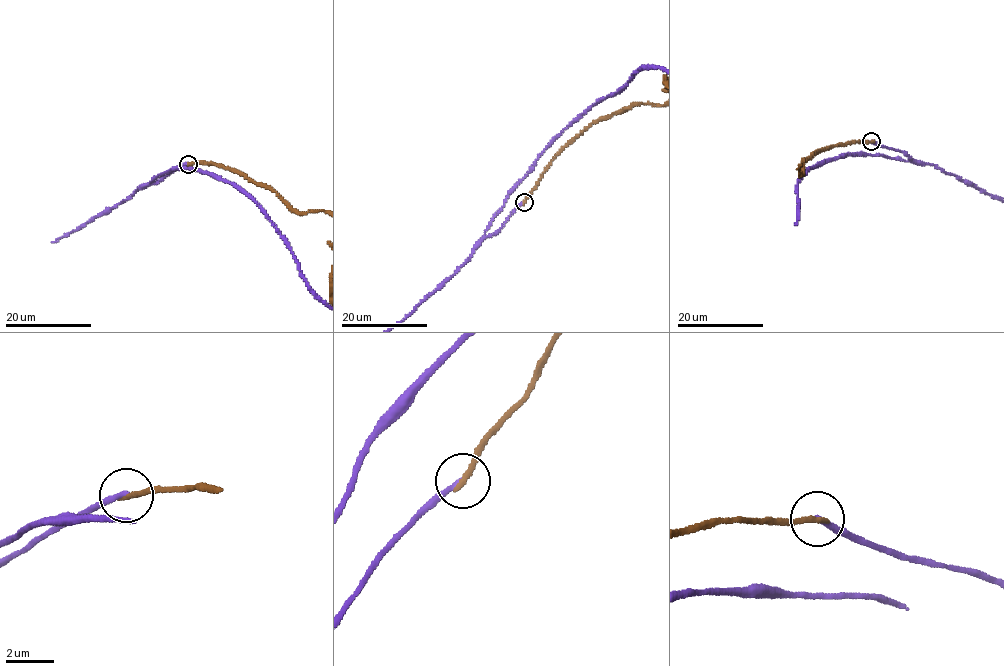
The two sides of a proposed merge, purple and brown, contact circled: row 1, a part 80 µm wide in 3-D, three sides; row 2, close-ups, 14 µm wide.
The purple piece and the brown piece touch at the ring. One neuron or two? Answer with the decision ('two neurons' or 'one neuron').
two neurons

